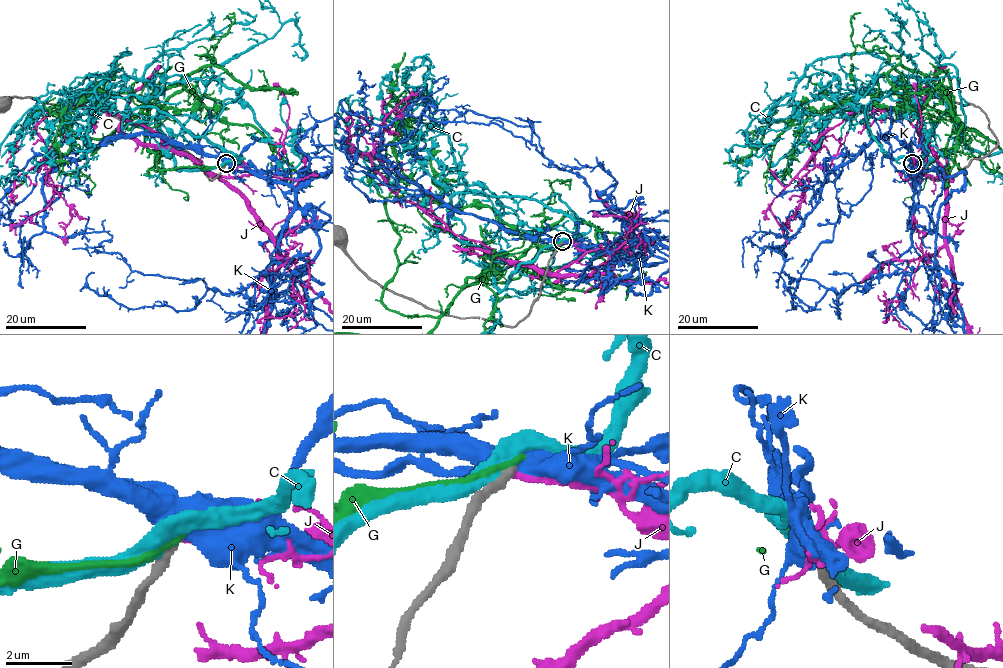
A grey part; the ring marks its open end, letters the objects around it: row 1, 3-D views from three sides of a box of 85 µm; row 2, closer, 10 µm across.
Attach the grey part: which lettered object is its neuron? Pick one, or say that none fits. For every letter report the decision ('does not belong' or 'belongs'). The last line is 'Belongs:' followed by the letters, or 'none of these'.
C: does not belong
G: does not belong
J: does not belong
K: does not belong
Belongs: none of these

